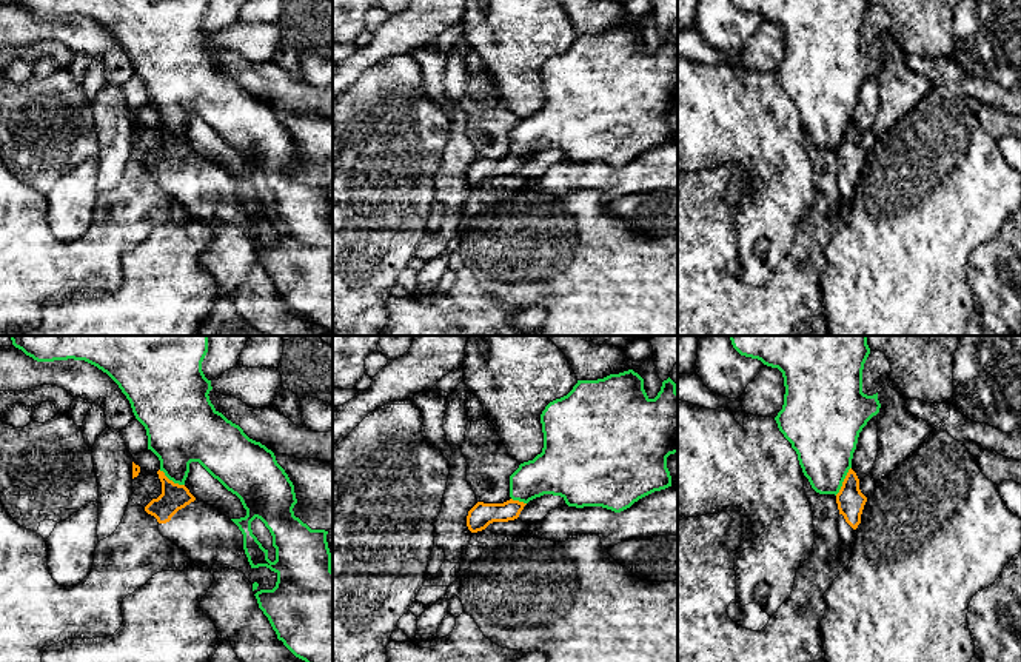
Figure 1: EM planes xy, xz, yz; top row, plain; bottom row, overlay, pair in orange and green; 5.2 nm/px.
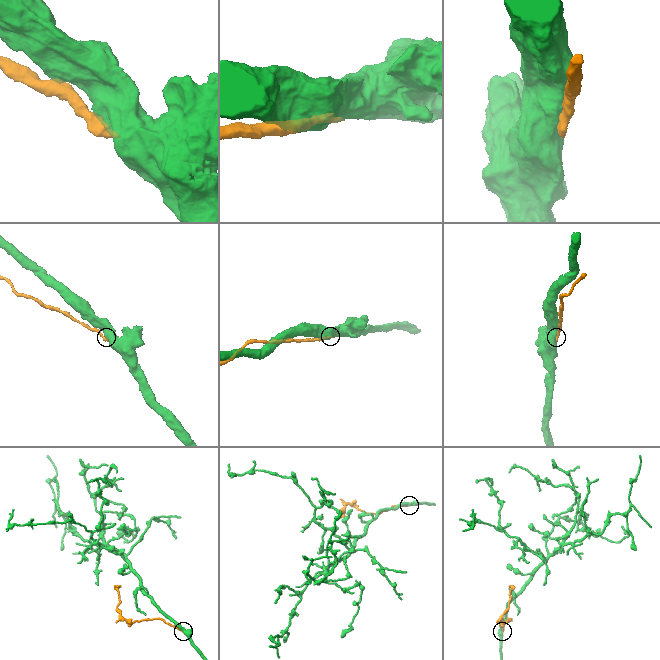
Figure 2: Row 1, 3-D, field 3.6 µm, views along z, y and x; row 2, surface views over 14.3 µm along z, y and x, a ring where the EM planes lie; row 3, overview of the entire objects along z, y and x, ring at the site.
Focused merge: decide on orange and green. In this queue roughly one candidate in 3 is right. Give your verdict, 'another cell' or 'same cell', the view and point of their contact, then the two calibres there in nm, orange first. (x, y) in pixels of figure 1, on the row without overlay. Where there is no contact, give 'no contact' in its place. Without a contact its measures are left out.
another cell | yz (844, 136) | 150/340 nm

